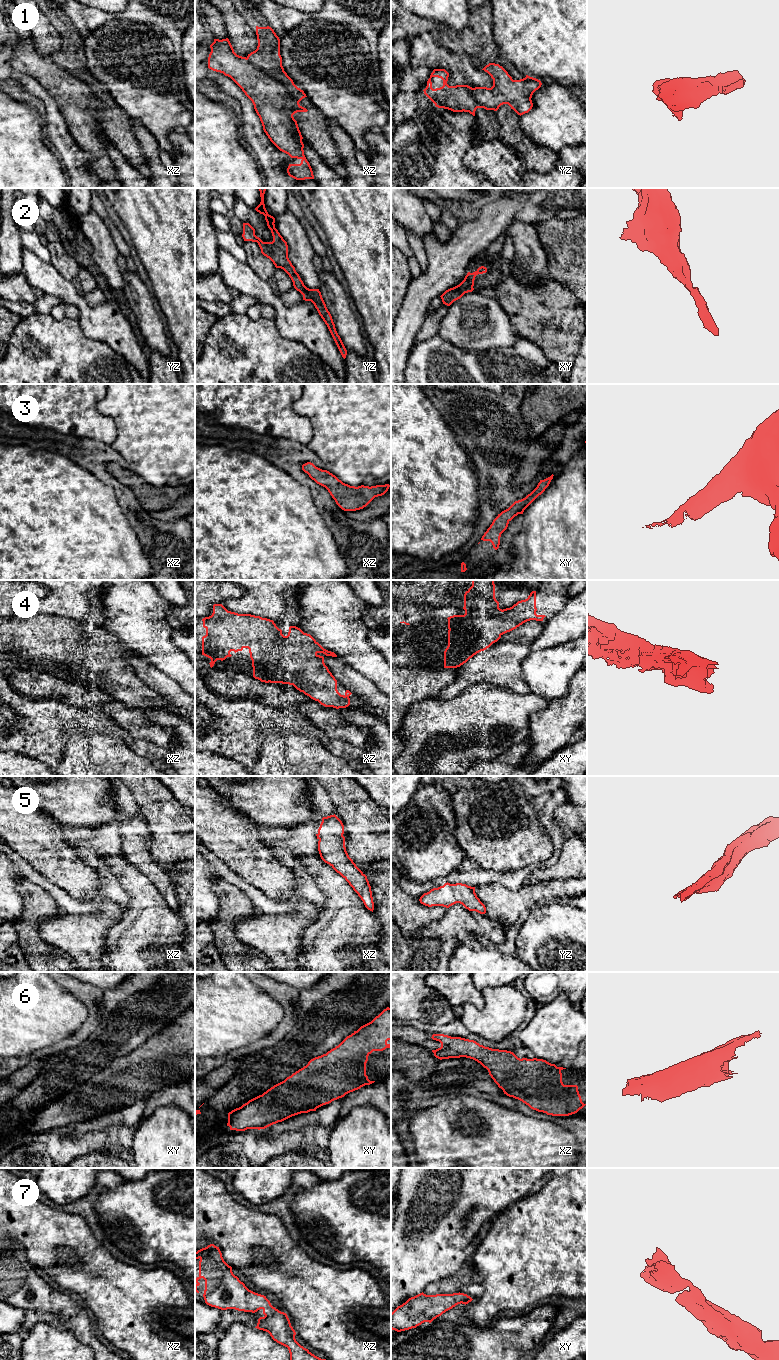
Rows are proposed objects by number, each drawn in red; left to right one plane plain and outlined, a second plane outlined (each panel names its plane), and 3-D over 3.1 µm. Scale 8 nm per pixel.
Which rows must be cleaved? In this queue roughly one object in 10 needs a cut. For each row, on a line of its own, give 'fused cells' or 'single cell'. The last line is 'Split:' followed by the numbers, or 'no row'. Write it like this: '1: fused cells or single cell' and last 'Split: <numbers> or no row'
1: fused cells
2: single cell
3: single cell
4: single cell
5: single cell
6: single cell
7: single cell
Split: 1

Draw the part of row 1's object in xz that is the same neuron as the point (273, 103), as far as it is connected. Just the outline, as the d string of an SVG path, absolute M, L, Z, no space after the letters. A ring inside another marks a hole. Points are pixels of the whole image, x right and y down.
M228 38L214 39L210 45L208 68L230 77L252 101L260 118L263 130L270 141L291 158L301 160L300 164L289 164L287 173L296 180L314 179L312 168L304 155L304 144L297 121L293 115L298 112L300 104L291 96L289 88L267 76L263 71L250 64L246 57L237 55Z

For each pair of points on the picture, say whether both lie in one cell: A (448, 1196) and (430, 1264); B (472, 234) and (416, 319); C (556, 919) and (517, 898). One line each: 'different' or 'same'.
A: same
B: same
C: different

